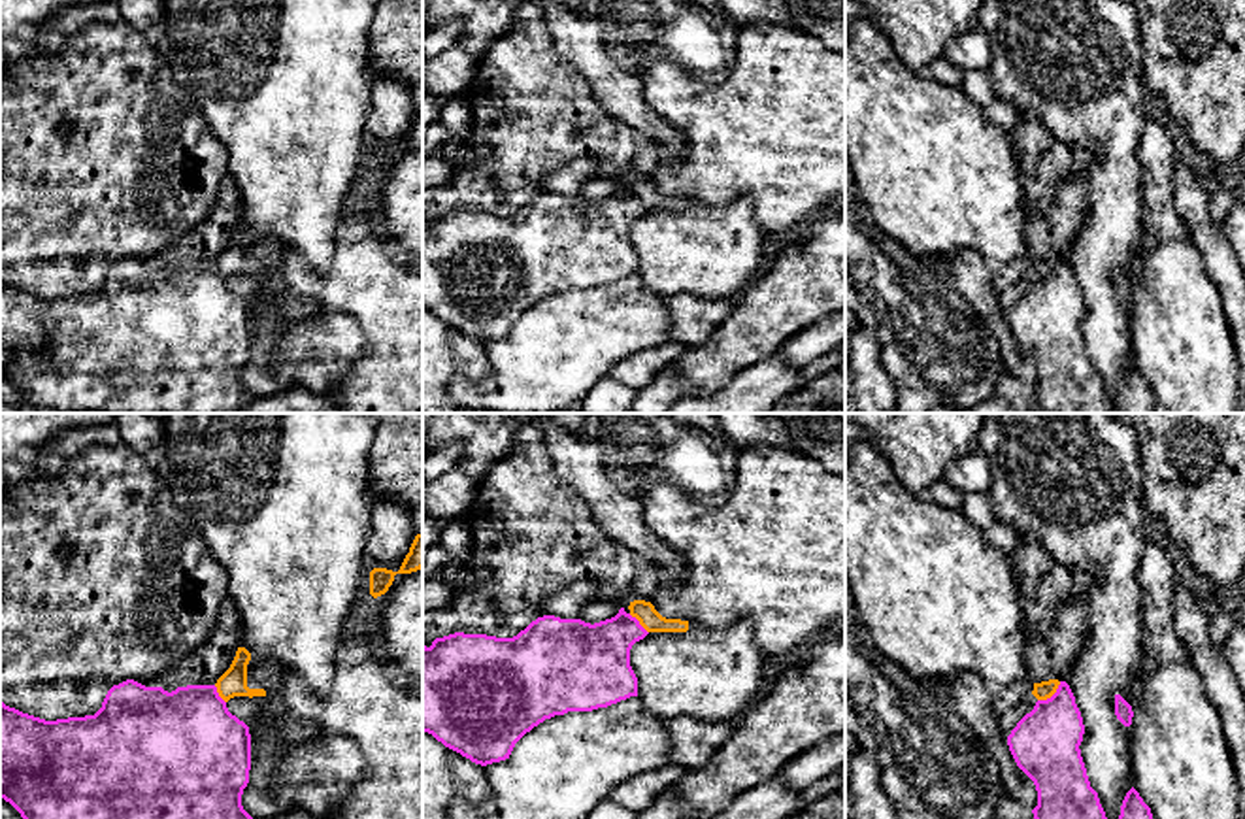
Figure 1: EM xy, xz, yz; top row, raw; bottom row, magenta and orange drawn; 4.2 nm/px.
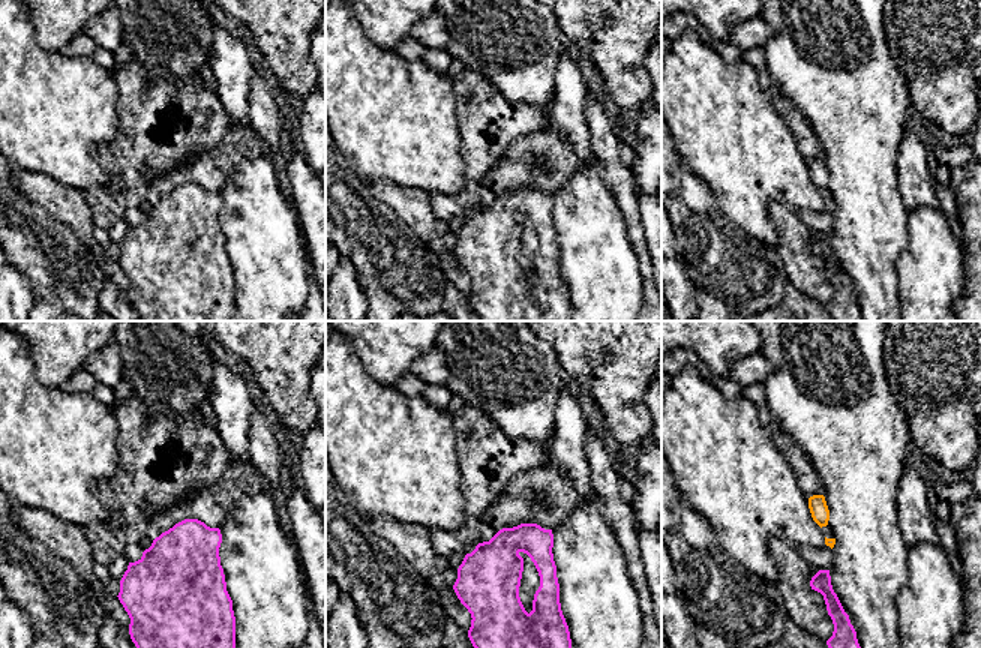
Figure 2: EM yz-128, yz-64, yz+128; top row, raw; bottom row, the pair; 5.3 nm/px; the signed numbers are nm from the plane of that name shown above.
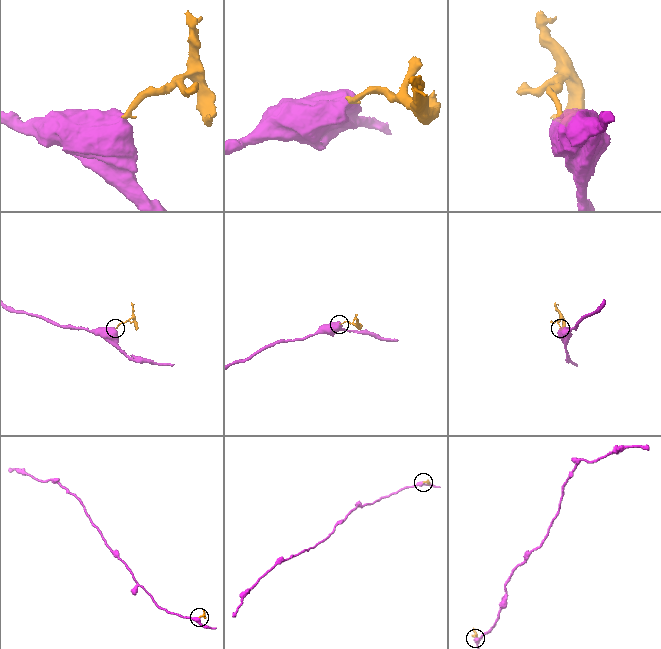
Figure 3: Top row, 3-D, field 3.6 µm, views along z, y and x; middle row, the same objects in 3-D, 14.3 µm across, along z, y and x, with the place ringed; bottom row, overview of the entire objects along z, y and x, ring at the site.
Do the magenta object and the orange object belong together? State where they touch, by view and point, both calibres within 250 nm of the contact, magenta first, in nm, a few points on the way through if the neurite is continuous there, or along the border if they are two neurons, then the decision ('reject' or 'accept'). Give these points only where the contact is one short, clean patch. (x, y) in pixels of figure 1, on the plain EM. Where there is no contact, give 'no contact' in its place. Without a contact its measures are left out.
yz (1053, 272) | 280/80 nm | along yz (1061, 259), (1049, 274), (1038, 278) | reject

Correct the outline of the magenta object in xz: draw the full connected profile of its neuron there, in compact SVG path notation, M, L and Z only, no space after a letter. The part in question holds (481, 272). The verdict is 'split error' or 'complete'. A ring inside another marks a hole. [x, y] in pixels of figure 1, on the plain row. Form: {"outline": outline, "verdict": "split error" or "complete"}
{"outline": "M621 185L615 194L594 202L543 192L513 215L455 209L436 215L430 225L423 221L423 309L475 342L506 338L515 321L545 296L568 289L592 289L638 274L630 226L647 211L639 198Z", "verdict": "complete"}

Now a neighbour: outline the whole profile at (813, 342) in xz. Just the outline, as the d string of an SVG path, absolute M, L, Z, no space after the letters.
M845 309L834 311L815 325L788 338L773 357L804 368L809 362L824 357L845 340Z

